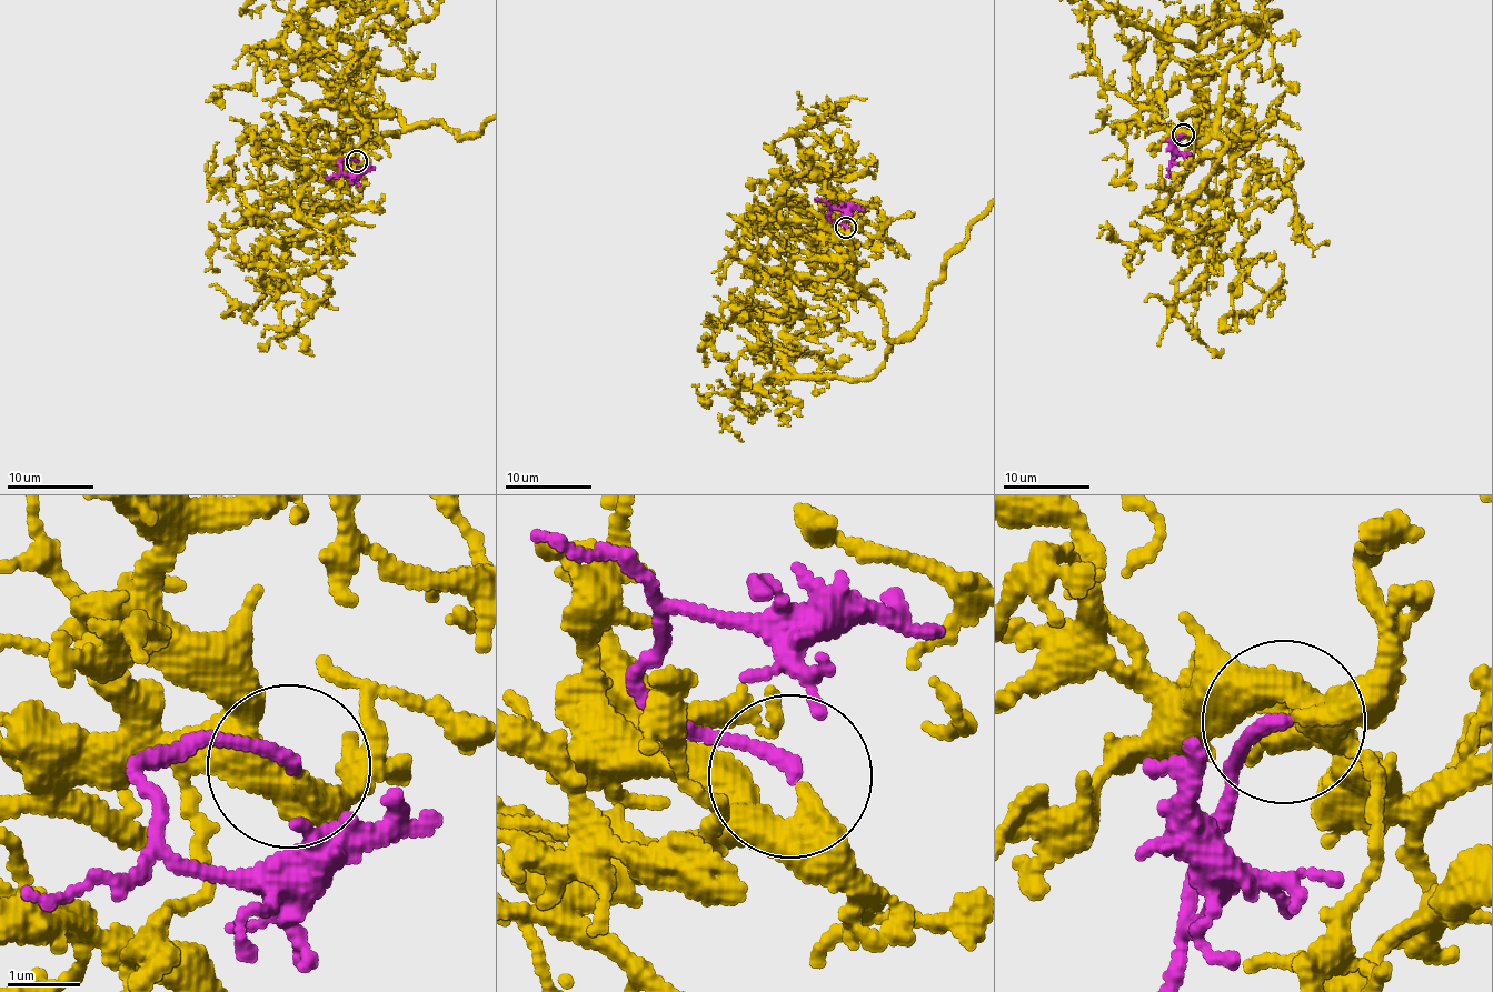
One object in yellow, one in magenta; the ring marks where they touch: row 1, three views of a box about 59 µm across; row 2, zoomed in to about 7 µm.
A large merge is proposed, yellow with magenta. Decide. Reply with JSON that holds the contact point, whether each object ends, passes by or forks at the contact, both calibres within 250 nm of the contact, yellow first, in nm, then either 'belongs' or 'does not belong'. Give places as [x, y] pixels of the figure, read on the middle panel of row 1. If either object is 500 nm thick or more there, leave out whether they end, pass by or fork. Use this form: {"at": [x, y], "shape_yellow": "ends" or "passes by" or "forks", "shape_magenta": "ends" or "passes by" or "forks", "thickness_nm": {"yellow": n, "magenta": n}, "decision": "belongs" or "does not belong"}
{"at": [846, 227], "shape_yellow": "passes by", "shape_magenta": "ends", "thickness_nm": {"yellow": 320, "magenta": 200}, "decision": "belongs"}

